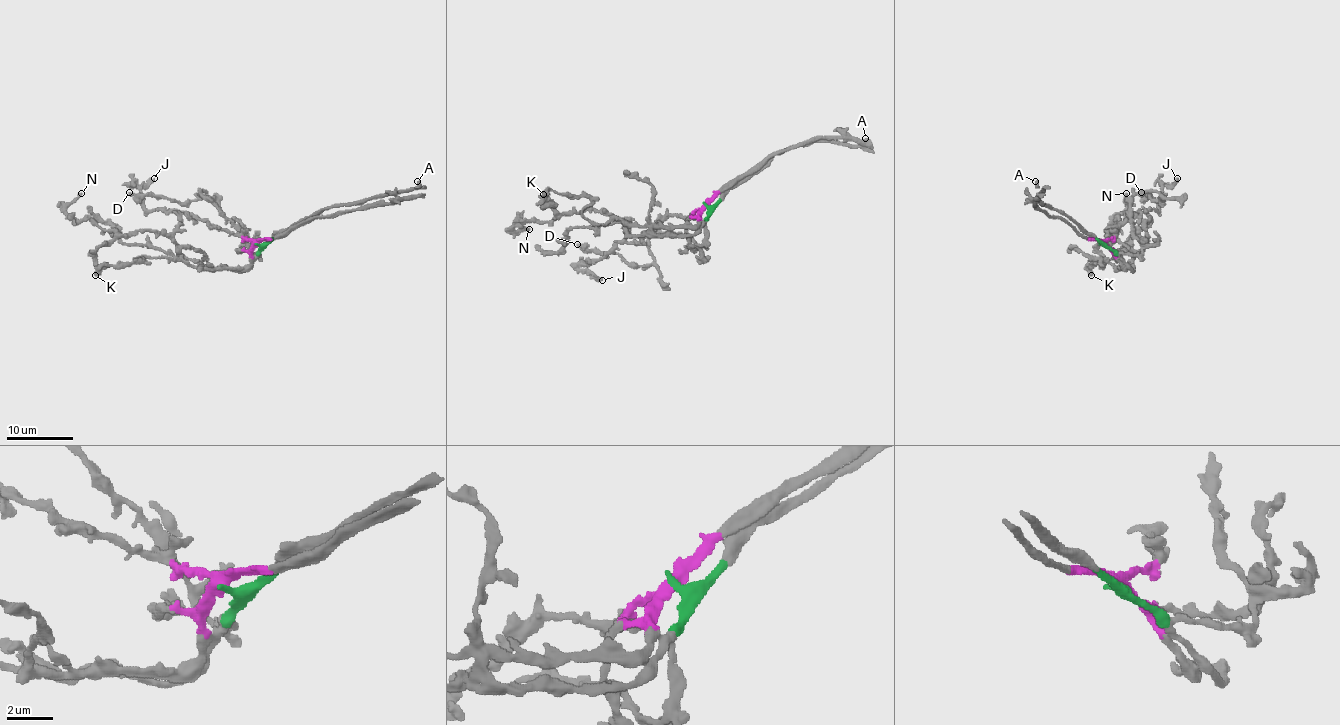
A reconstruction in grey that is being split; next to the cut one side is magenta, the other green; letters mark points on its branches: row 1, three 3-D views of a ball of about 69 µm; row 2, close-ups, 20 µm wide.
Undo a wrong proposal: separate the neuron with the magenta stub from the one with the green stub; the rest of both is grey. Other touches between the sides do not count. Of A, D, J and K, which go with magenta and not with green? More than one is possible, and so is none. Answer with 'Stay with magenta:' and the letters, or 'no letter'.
Stay with magenta: J, K

